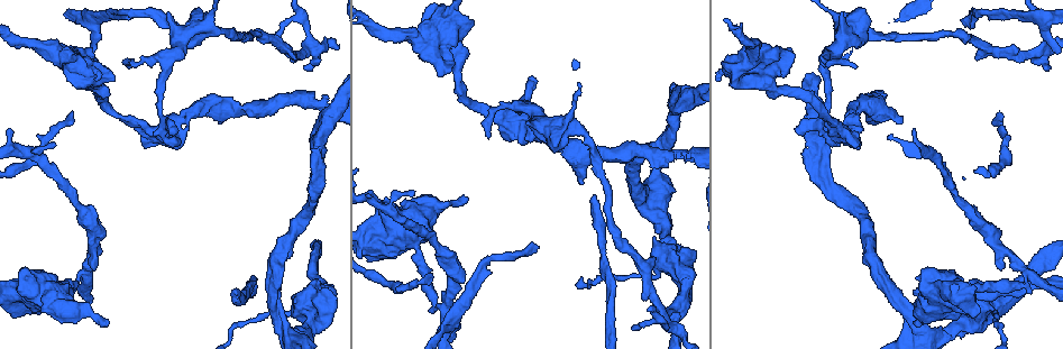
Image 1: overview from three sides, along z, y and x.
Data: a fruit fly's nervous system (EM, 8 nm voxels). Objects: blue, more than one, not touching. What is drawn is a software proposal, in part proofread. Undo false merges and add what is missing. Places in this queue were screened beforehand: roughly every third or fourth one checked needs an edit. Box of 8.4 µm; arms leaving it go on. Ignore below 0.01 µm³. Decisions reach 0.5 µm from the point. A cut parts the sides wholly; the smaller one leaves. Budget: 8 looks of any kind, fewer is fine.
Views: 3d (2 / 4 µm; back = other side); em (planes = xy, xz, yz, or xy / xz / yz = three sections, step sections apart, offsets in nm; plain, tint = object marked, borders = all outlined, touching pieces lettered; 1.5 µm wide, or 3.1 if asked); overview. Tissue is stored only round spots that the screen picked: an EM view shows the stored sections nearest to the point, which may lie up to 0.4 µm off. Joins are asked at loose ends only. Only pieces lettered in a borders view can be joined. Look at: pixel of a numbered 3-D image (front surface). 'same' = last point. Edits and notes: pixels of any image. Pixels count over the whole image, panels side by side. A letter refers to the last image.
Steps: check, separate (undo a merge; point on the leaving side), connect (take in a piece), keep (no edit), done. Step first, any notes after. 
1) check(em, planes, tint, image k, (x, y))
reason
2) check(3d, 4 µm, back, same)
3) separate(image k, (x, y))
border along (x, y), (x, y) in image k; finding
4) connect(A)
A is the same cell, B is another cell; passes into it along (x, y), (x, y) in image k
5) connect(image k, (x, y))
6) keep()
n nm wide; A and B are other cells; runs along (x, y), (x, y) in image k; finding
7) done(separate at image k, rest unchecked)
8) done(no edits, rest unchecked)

check(em, planes, borders, image 1, (176, 143))
an open end

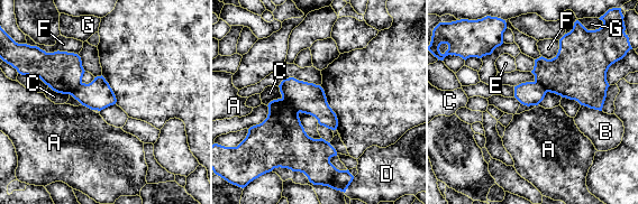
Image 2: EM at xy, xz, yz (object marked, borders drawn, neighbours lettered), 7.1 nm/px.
separate(image 2, (307, 98))
F touches over 220 nm; A, B, C, D, E, F and G are other cells; border along (282, 96), (298, 113) in image 2; two neurons meet here

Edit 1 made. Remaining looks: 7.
check(overview)
see it whole again

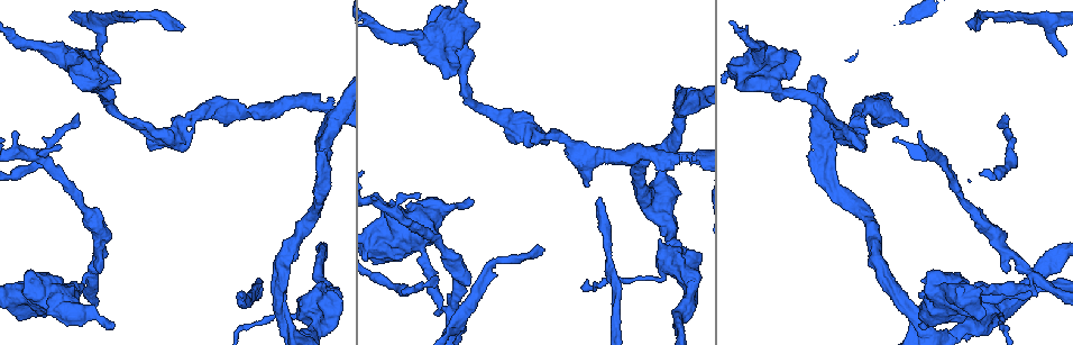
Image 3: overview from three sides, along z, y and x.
check(em, planes, plain, image 3, (974, 27))
free end

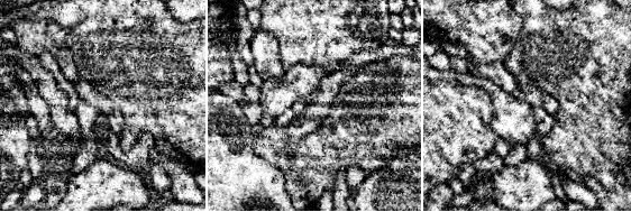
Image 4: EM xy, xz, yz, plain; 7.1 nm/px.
check(em, planes, borders, same)
what lies round it

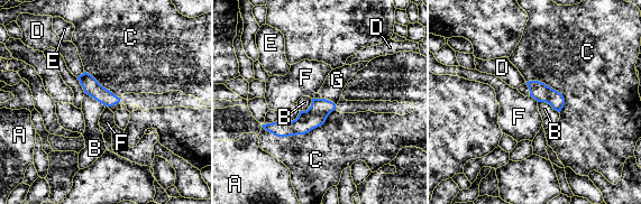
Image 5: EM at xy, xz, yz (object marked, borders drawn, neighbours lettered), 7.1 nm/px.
connect(G)
G is the same cell, A, B, C, D, E and F are other cells; passes into it along (316, 116), (329, 101), (337, 80) in image 5; it goes on there

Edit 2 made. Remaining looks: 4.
check(overview)

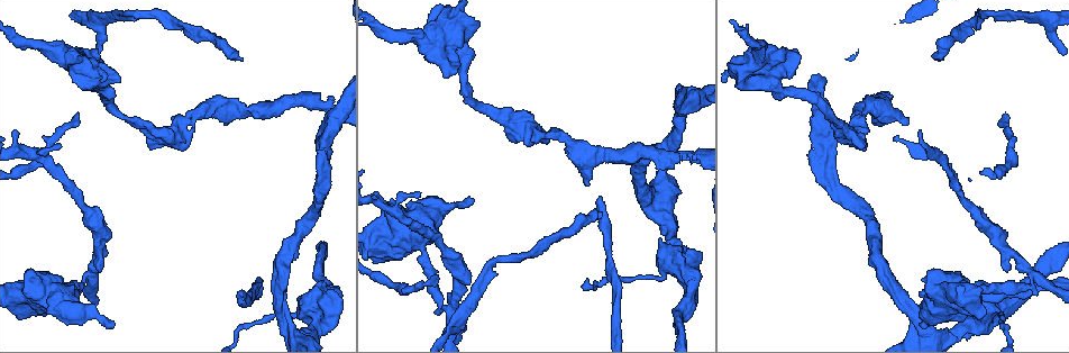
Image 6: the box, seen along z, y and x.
check(3d, 4 µm, image 6, (83, 281))
side arm on a straight run

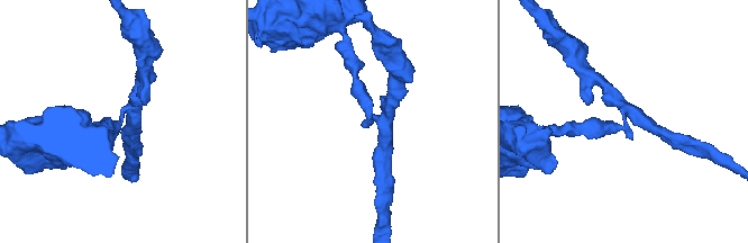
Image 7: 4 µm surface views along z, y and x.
check(em, planes, plain, image 7, (118, 122))
3 arms; arms of 200, 200, 220 nm

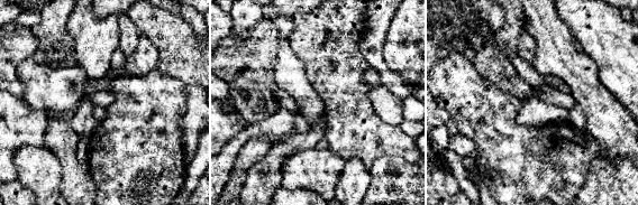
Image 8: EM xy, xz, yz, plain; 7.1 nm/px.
check(em, planes, borders, same)
what lies round it

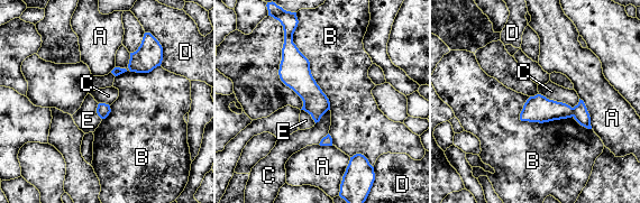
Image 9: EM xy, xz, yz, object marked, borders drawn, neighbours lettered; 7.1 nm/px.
separate(image 9, (581, 114))
B touches over 550 nm; A, B, C, D and E are other cells; border along (572, 108), (573, 116) in image 9; two neurons meet here

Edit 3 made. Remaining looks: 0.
done(separate at image 2, connect at image 5, separate at image 9, rest unchecked)

